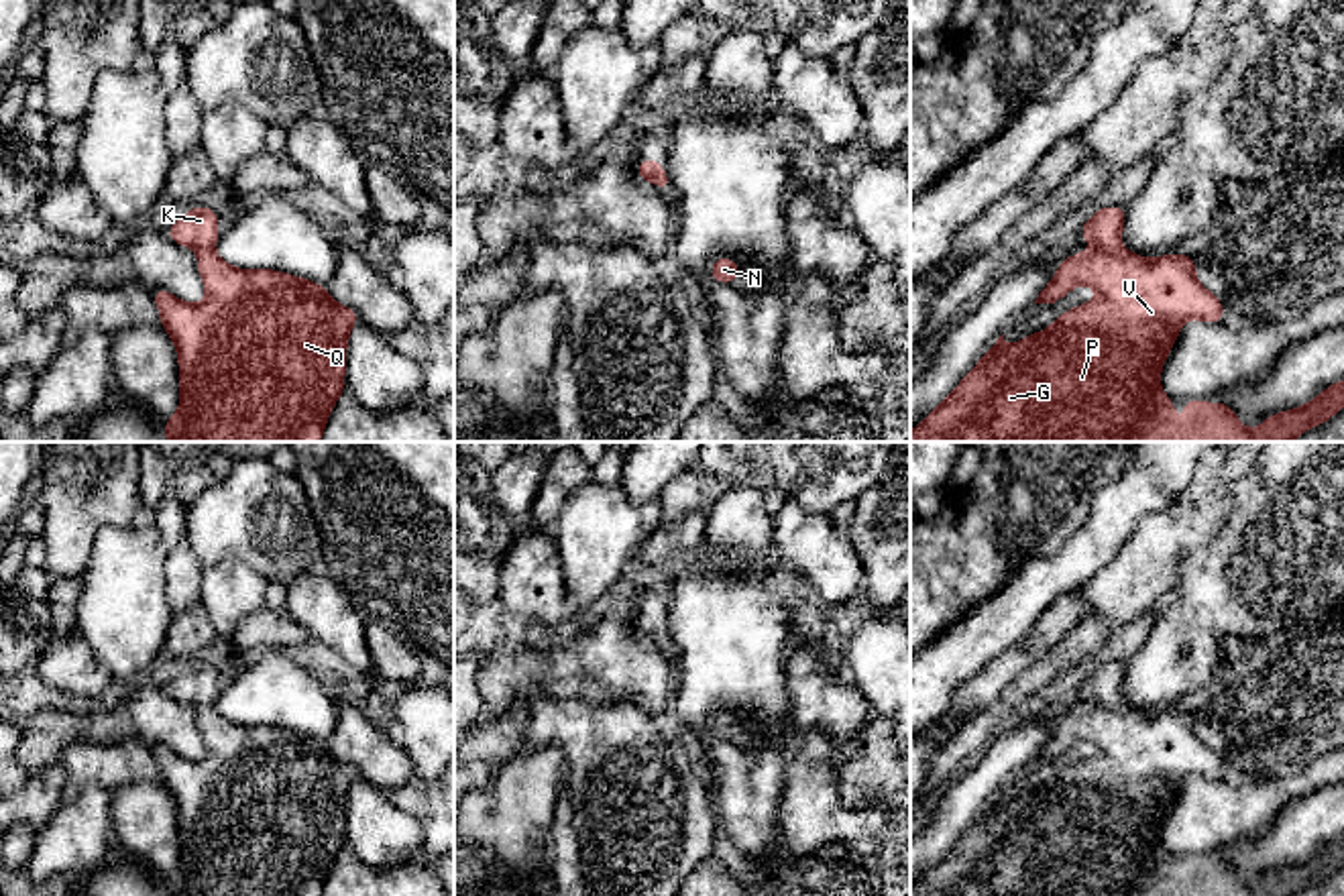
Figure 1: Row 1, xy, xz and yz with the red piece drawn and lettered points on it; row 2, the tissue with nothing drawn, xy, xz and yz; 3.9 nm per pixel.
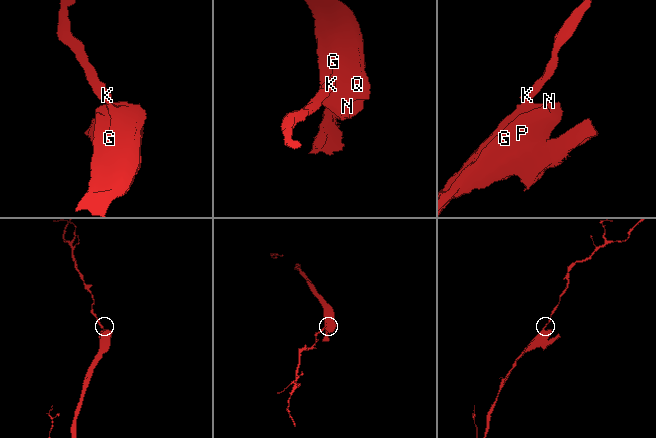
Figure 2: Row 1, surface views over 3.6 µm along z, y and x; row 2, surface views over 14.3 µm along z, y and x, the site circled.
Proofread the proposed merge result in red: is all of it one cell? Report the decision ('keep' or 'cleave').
keep

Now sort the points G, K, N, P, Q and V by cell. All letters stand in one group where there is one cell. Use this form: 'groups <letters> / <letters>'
groups G K N P Q V

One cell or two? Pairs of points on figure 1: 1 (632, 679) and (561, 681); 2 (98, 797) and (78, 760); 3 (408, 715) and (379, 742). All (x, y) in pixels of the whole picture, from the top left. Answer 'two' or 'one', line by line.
1: one
2: two
3: two

